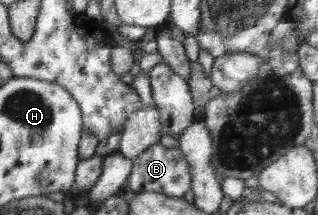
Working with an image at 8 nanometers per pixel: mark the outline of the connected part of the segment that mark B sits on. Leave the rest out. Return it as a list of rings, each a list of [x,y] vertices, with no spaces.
[[[157,143],[135,157],[132,162],[133,172],[126,182],[129,193],[154,192],[183,198],[191,189],[191,167],[187,166],[181,151],[177,148],[165,148]]]

